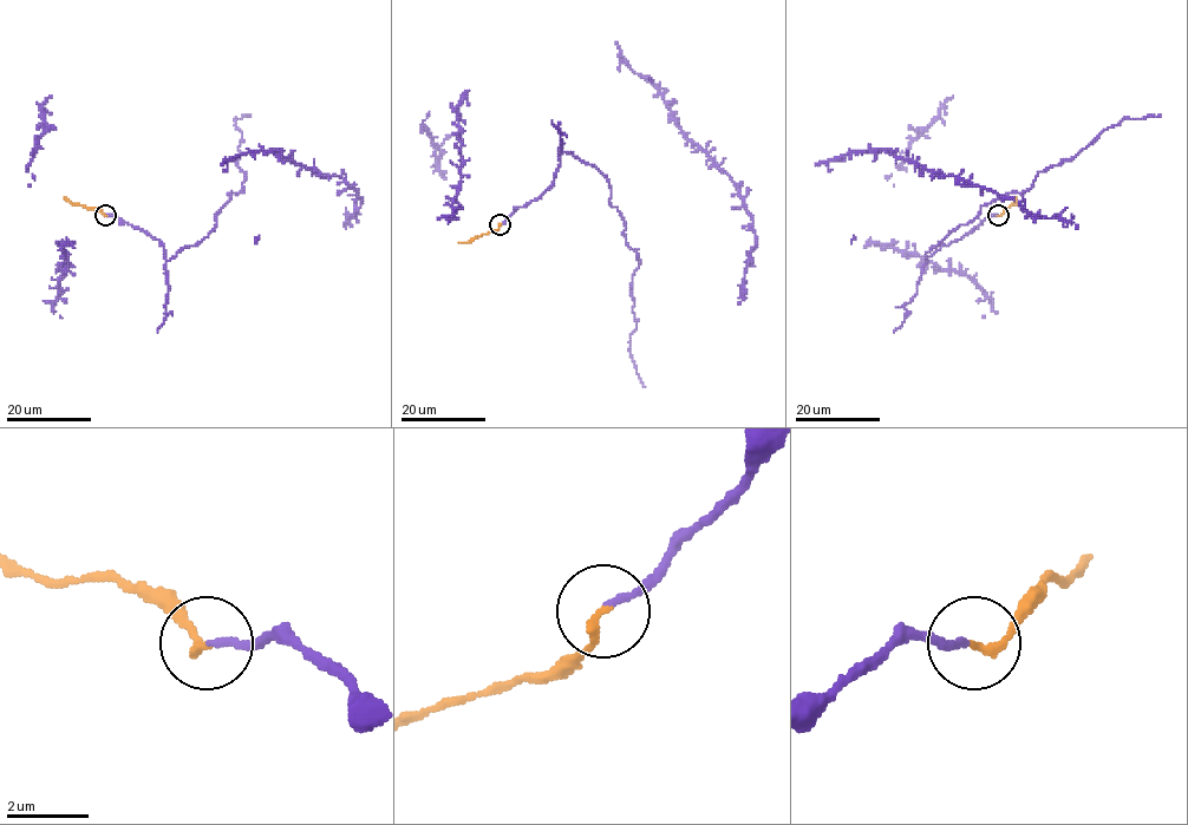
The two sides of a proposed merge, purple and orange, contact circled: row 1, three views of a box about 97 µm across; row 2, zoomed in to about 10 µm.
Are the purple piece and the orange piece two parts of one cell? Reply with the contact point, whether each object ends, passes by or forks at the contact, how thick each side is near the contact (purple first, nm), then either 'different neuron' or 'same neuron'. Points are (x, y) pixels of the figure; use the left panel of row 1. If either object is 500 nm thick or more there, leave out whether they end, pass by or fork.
at (105, 215); purple ends there; orange ends there; 160 nm thick on the purple side, 200 nm on the other; same neuron

